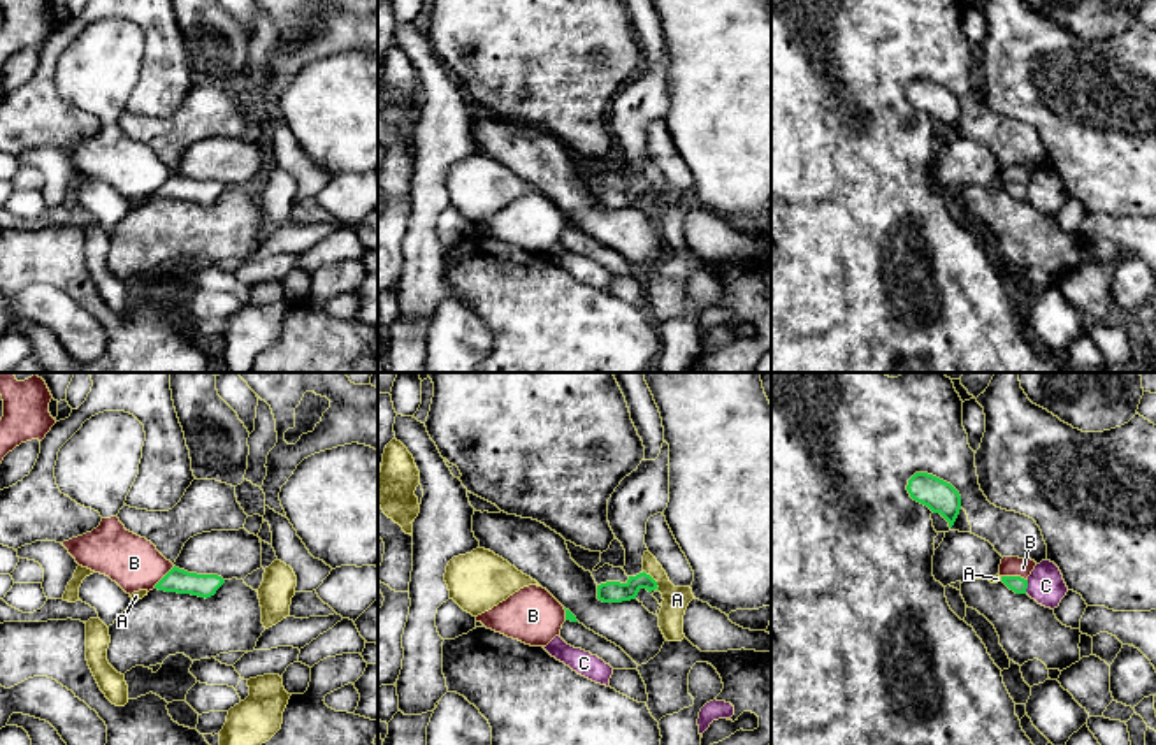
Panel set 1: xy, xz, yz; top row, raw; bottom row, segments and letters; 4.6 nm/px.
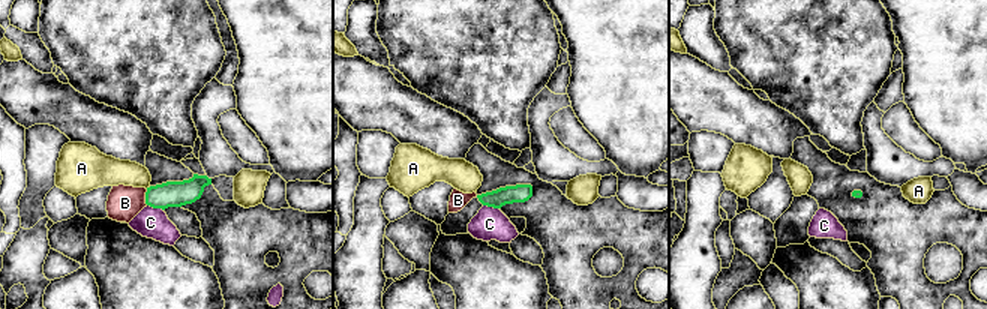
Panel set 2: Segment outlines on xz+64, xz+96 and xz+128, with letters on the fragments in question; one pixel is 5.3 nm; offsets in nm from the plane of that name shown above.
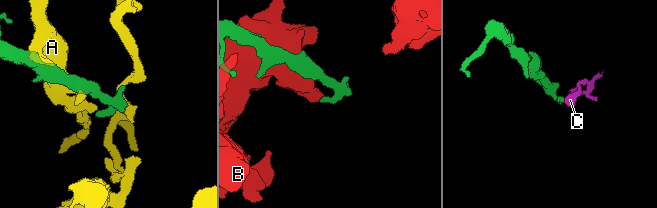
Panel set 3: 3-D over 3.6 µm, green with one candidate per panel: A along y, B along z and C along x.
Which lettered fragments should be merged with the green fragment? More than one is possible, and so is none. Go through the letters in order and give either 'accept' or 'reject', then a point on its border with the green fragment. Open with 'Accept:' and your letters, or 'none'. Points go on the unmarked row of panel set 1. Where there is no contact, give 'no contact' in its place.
Accept: none
A: reject; meets green in xz at (654, 187)
B: reject; meets green in yz at (1014, 183)
C: reject; meets green in yz at (1026, 194)

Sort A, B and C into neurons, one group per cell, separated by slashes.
A / B / C

